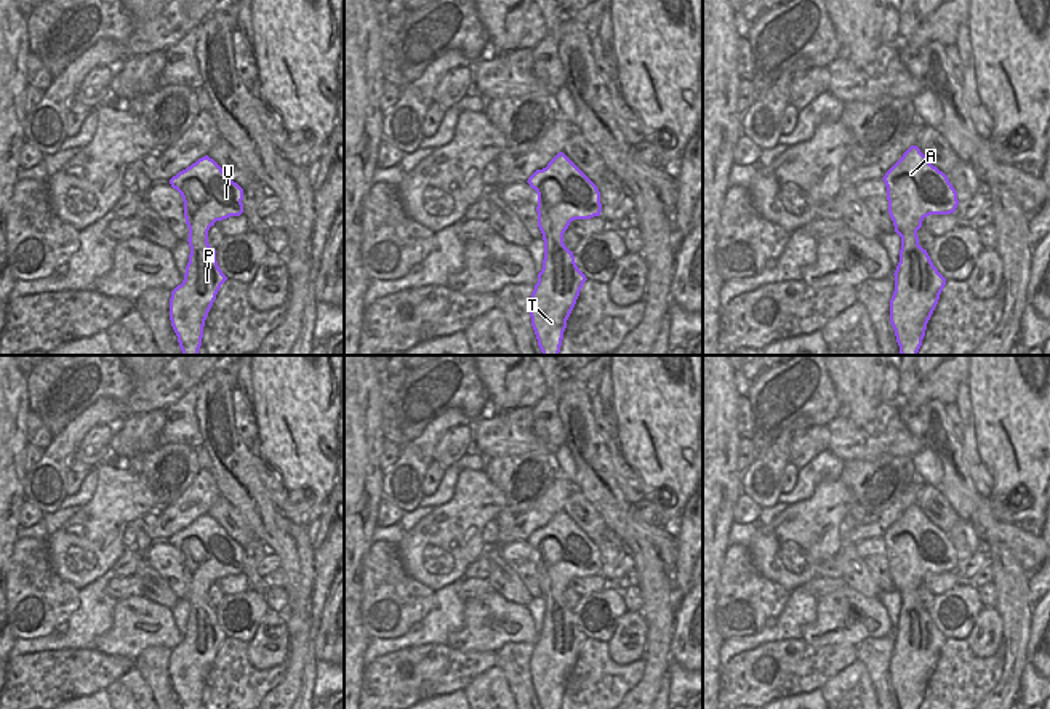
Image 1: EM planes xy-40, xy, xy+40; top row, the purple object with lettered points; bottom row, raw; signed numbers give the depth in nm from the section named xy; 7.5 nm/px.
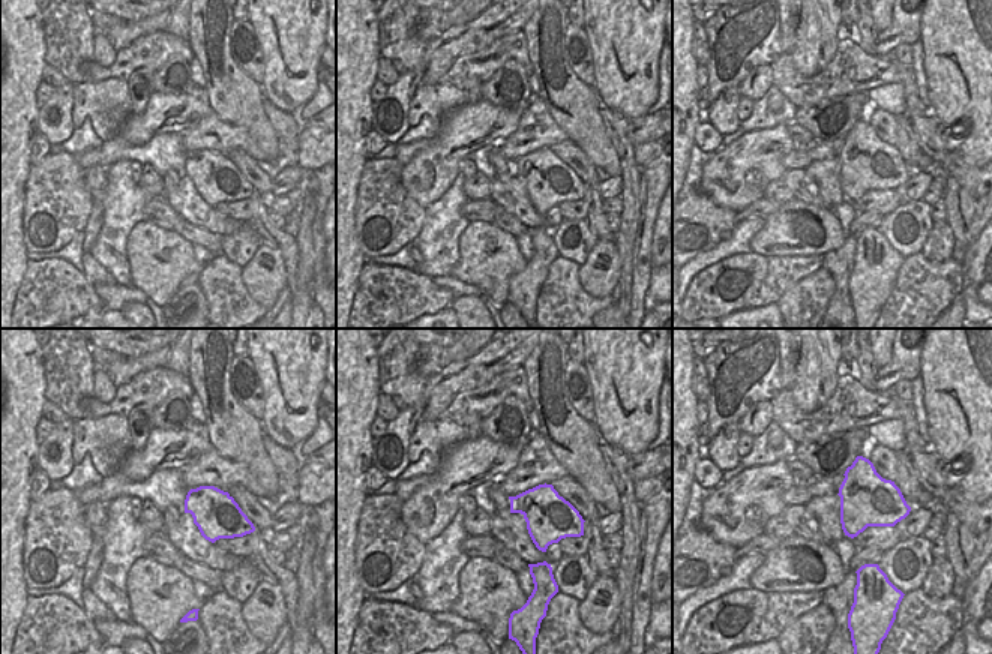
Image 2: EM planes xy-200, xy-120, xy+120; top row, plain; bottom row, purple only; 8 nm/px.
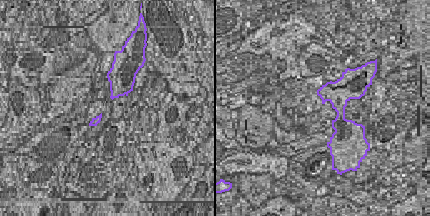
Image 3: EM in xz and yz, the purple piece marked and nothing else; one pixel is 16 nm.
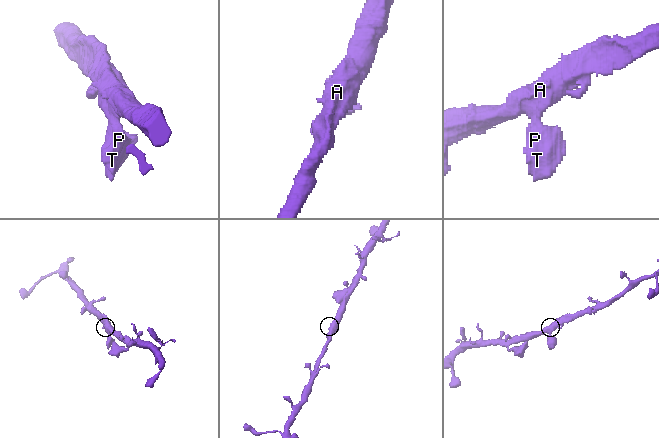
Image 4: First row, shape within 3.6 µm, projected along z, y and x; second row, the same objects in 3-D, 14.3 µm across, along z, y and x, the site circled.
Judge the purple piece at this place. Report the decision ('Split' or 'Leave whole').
Leave whole.

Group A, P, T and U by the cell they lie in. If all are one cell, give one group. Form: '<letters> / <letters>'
A P T U

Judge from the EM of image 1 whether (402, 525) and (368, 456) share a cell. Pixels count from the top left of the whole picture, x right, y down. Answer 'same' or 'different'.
different

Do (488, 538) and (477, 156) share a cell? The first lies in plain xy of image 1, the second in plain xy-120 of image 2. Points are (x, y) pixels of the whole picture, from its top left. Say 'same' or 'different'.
different

